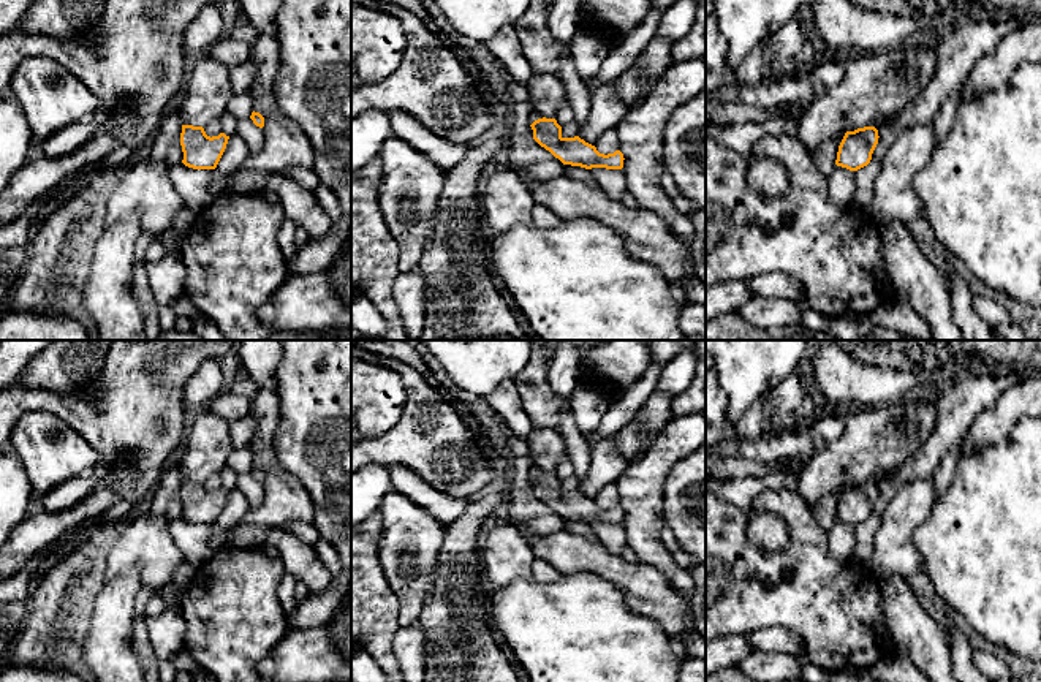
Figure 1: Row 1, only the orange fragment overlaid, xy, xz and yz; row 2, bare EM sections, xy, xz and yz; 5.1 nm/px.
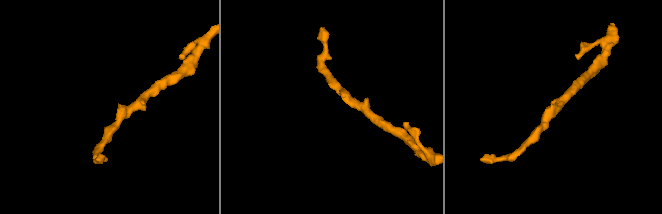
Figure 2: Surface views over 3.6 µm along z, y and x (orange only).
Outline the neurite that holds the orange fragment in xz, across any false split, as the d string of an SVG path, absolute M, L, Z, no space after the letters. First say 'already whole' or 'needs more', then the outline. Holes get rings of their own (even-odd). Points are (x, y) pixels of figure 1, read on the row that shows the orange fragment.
needs more; M533 108L528 114L528 122L533 130L533 139L549 150L563 165L581 166L585 169L606 168L622 169L623 153L615 150L614 153L600 153L595 146L585 142L579 136L563 138L562 127L555 119L546 119Z

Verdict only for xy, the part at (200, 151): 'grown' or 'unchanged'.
unchanged

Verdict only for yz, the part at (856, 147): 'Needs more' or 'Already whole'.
Already whole

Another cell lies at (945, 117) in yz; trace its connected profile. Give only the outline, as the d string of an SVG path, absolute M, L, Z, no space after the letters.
M959 87L956 92L949 95L949 98L940 106L938 112L932 120L937 146L941 144L948 136L952 123L956 122L956 116L960 104L962 104L962 87Z

